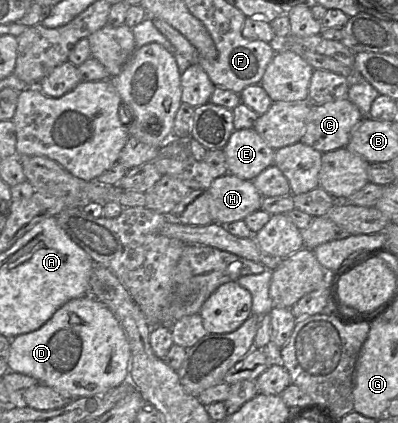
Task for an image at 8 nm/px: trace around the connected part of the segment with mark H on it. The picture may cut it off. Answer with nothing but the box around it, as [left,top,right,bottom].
[208,173,263,225]

